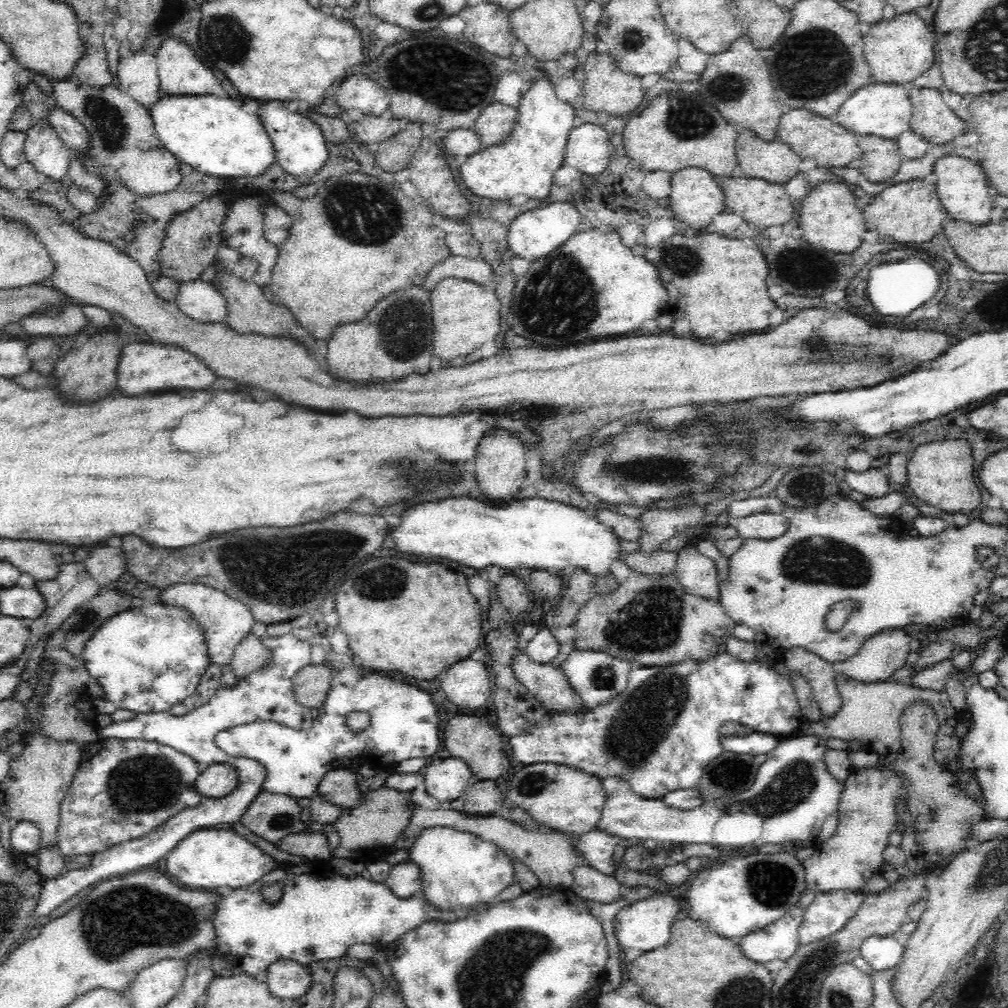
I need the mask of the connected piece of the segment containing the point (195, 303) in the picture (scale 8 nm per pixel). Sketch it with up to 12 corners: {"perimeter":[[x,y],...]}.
{"perimeter":[[199,278],[179,285],[180,312],[202,323],[224,323],[225,296]]}

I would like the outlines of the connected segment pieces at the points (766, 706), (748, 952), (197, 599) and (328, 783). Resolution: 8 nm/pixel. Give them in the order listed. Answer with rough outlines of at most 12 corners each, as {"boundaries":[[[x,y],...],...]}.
{"boundaries":[[[722,648],[632,668],[606,704],[548,712],[513,757],[696,789],[740,723],[805,722],[791,681]],[[806,908],[742,936],[742,954],[760,964],[797,951]],[[210,585],[163,589],[158,600],[186,609],[221,668],[250,634],[245,604]],[[349,769],[330,770],[313,795],[344,809],[366,794]]]}

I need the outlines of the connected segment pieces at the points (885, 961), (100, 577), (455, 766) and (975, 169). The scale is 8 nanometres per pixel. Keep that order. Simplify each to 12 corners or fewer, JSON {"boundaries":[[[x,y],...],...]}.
{"boundaries":[[[893,934],[870,935],[860,954],[873,970],[895,969],[905,946]],[[95,545],[84,563],[100,586],[126,572],[120,547]],[[454,757],[422,773],[428,803],[463,798],[474,780]],[[973,159],[935,160],[933,181],[950,219],[990,223],[987,175]]]}

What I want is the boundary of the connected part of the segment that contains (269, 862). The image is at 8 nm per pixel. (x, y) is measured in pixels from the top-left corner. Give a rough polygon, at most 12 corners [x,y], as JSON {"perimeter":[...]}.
{"perimeter":[[232,828],[198,829],[165,858],[188,888],[250,888],[280,866]]}

